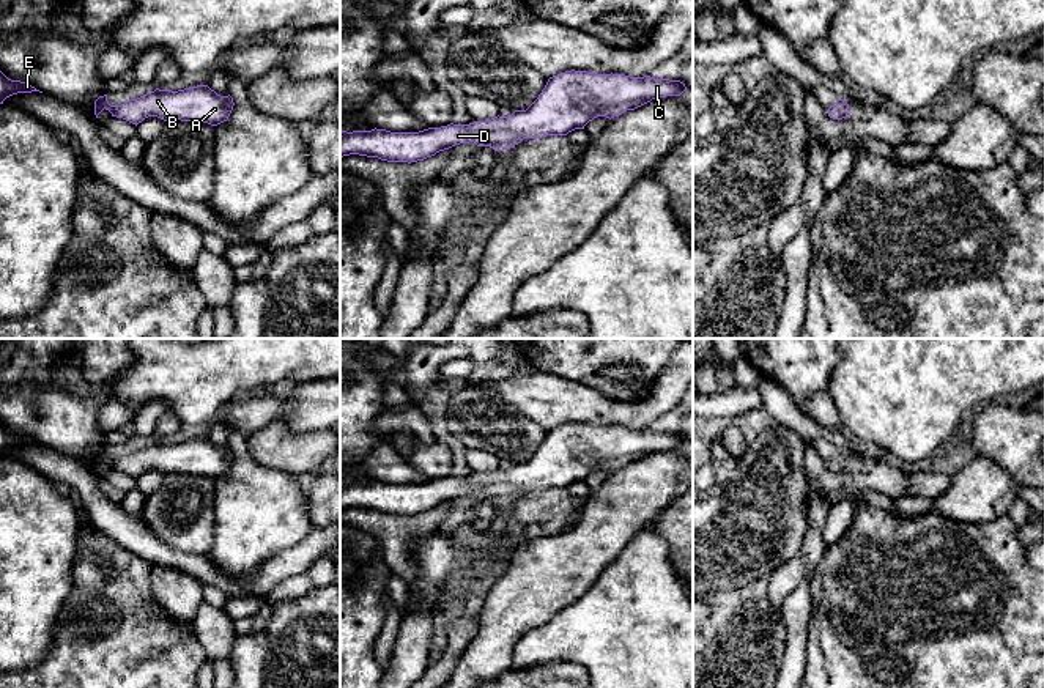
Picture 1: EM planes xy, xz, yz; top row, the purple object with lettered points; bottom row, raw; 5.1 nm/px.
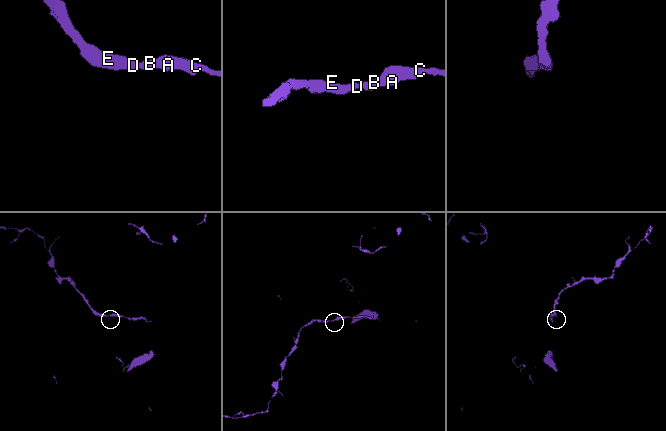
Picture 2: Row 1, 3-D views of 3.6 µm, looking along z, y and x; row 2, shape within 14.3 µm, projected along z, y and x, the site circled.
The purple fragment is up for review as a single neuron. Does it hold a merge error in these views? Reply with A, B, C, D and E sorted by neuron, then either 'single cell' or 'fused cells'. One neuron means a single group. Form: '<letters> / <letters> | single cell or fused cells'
A B C D E | single cell

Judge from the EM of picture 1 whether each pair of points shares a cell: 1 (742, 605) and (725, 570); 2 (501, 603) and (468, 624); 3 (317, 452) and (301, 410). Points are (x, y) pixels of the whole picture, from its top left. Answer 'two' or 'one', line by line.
1: two
2: two
3: two

